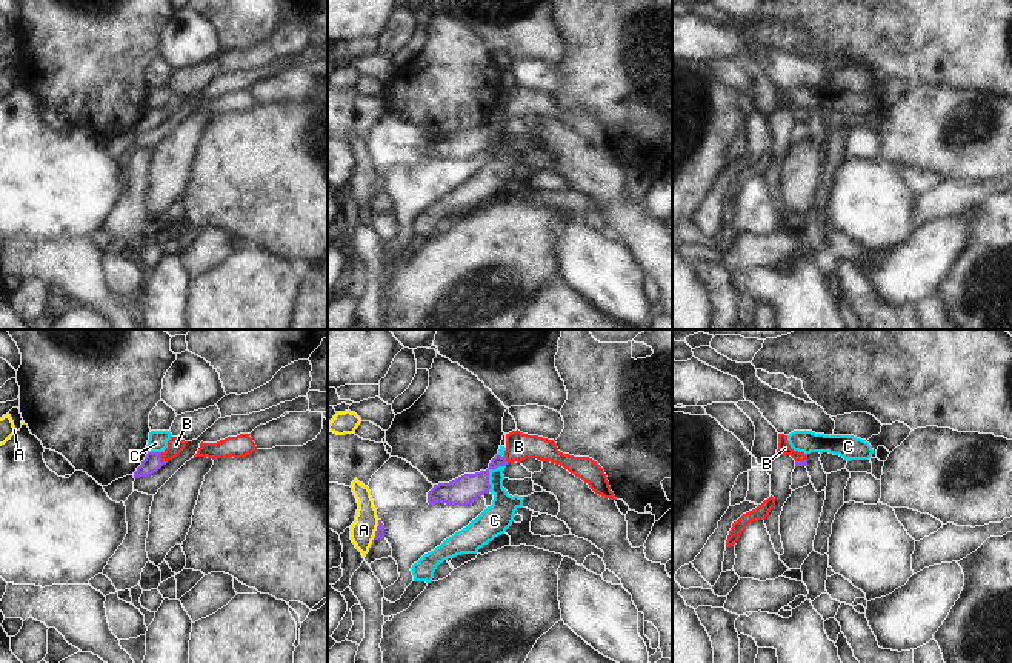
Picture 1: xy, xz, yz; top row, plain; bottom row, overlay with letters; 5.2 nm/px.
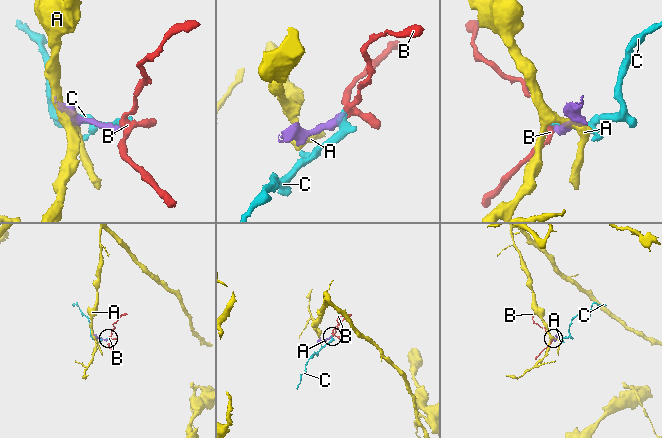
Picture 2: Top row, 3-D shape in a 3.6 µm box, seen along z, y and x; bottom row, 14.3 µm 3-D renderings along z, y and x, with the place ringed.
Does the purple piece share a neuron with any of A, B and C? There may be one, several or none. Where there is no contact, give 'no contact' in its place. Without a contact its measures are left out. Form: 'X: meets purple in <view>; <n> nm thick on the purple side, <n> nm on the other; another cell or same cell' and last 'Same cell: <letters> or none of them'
A: meets purple in xz; 50 nm thick on the purple side, 130 nm on the other; another cell
B: meets purple in xy; 90 nm thick on the purple side, 90 nm on the other; same cell
C: meets purple in xz; 150 nm thick on the purple side, 160 nm on the other; another cell
Same cell: B

